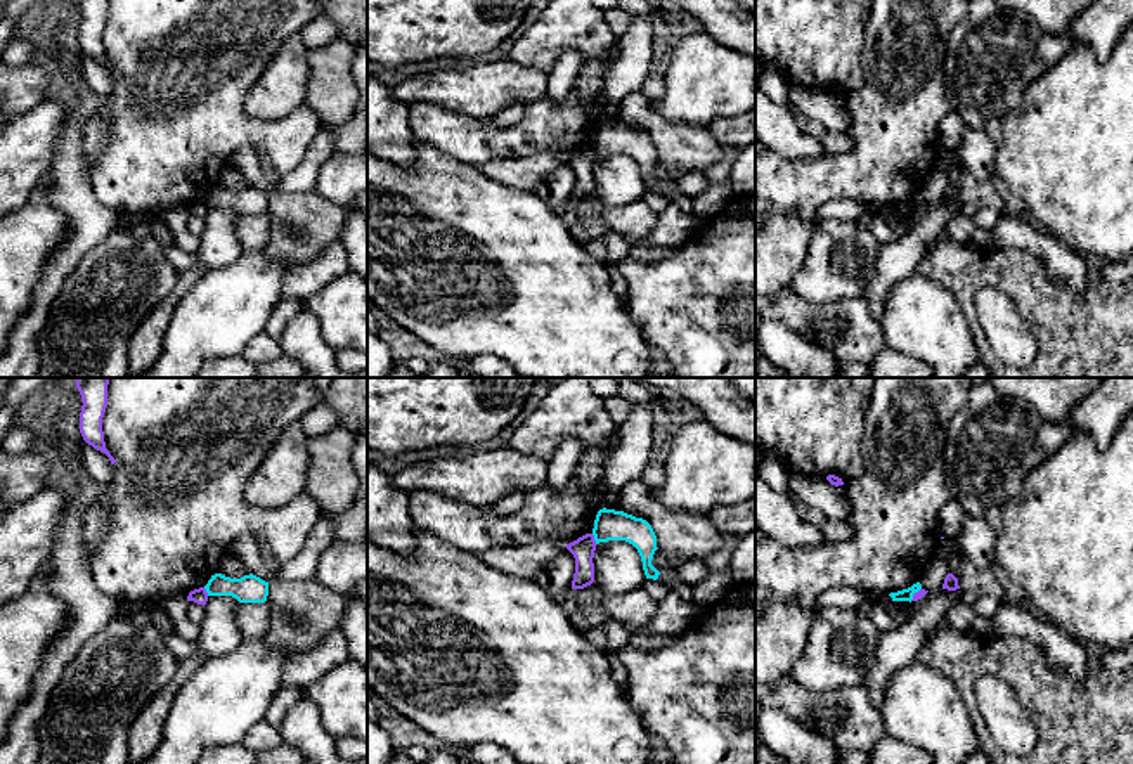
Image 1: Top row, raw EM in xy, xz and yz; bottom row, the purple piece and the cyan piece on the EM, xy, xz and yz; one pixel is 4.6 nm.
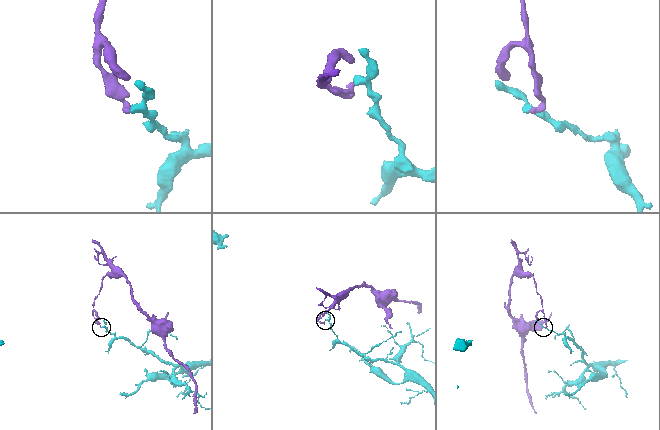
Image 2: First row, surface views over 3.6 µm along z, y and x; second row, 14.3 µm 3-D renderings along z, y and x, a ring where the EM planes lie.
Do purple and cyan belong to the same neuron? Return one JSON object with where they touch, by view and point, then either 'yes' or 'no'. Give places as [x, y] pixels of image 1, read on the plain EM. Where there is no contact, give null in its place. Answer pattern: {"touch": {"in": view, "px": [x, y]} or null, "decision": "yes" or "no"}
{"touch": {"in": "xz", "px": [593, 151]}, "decision": "no"}

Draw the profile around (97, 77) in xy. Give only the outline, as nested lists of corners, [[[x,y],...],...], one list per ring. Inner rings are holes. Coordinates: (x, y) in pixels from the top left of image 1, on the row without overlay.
[[[85,54],[81,59],[81,71],[88,88],[99,99],[109,97],[113,90],[113,80],[111,80],[109,69],[104,64],[94,61],[92,57]]]

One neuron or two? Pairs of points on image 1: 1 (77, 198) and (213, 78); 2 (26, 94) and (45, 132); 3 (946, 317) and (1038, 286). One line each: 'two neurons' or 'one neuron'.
1: two neurons
2: two neurons
3: two neurons

